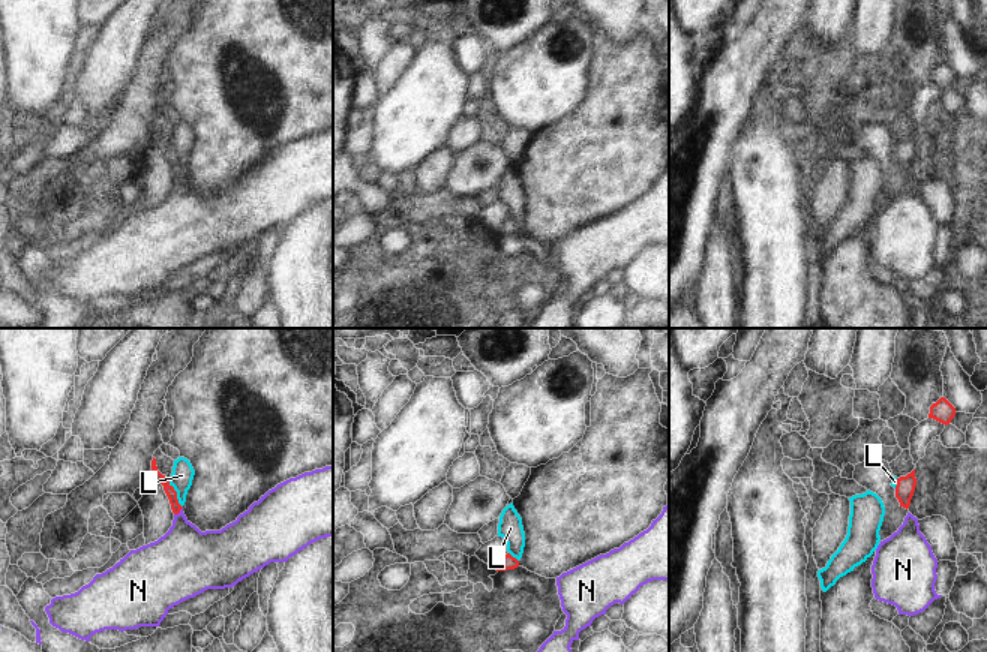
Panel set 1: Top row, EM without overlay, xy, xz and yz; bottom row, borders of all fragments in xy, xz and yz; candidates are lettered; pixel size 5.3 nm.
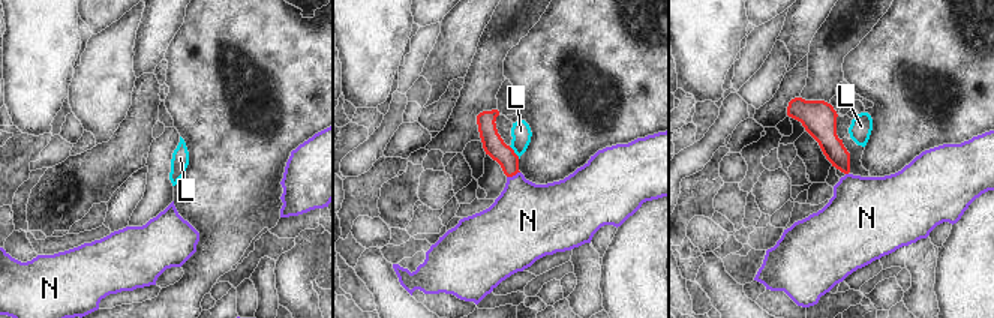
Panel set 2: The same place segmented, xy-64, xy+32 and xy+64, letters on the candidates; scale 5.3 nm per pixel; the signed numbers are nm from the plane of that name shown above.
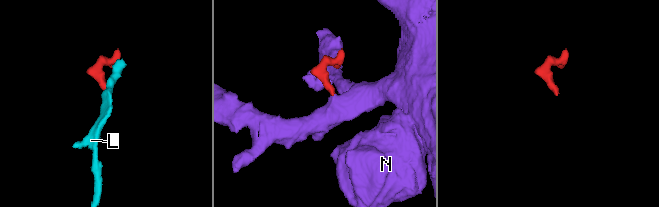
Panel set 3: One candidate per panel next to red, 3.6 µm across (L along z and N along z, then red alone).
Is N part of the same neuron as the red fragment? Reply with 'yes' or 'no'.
yes

